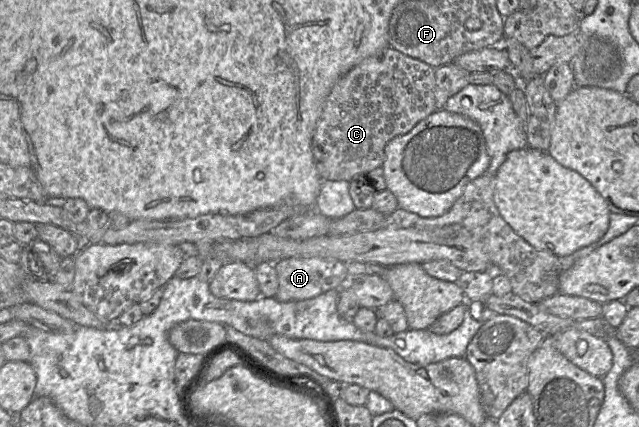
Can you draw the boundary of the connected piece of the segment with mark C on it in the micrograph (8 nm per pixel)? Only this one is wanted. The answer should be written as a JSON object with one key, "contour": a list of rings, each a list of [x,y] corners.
{"contour":[[[390,46],[378,55],[362,60],[334,84],[314,130],[311,150],[320,178],[322,181],[349,182],[357,175],[365,175],[382,167],[387,143],[396,136],[408,133],[421,120],[436,111],[433,67]]]}

